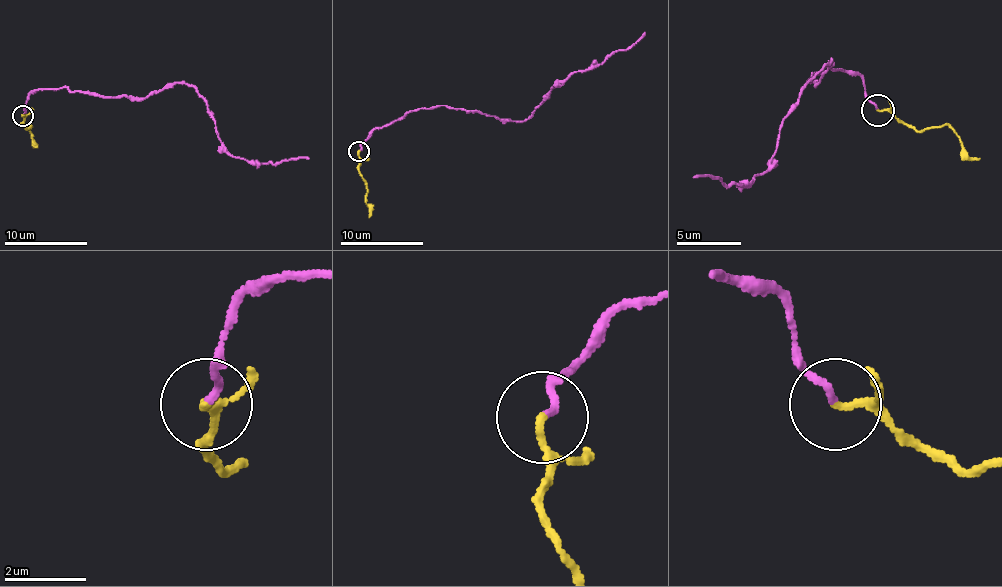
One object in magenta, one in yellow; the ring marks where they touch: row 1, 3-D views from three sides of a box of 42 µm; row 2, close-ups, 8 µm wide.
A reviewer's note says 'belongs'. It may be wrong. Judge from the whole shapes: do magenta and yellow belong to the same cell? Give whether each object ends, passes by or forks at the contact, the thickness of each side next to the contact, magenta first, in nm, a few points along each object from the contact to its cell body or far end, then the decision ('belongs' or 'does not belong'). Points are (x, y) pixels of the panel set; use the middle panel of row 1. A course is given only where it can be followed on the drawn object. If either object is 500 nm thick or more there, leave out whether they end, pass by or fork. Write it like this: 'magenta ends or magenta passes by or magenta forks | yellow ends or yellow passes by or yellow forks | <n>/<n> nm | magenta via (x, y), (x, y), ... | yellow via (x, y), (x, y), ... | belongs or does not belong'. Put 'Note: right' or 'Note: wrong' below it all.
magenta ends | yellow passes by | 180/140 nm | magenta via (358, 151), (373, 131), (412, 110), (437, 106), (526, 120), (553, 87), (627, 50), (644, 31) | yellow via (358, 151), (358, 170), (366, 195), (368, 218) | belongs
Note: right

